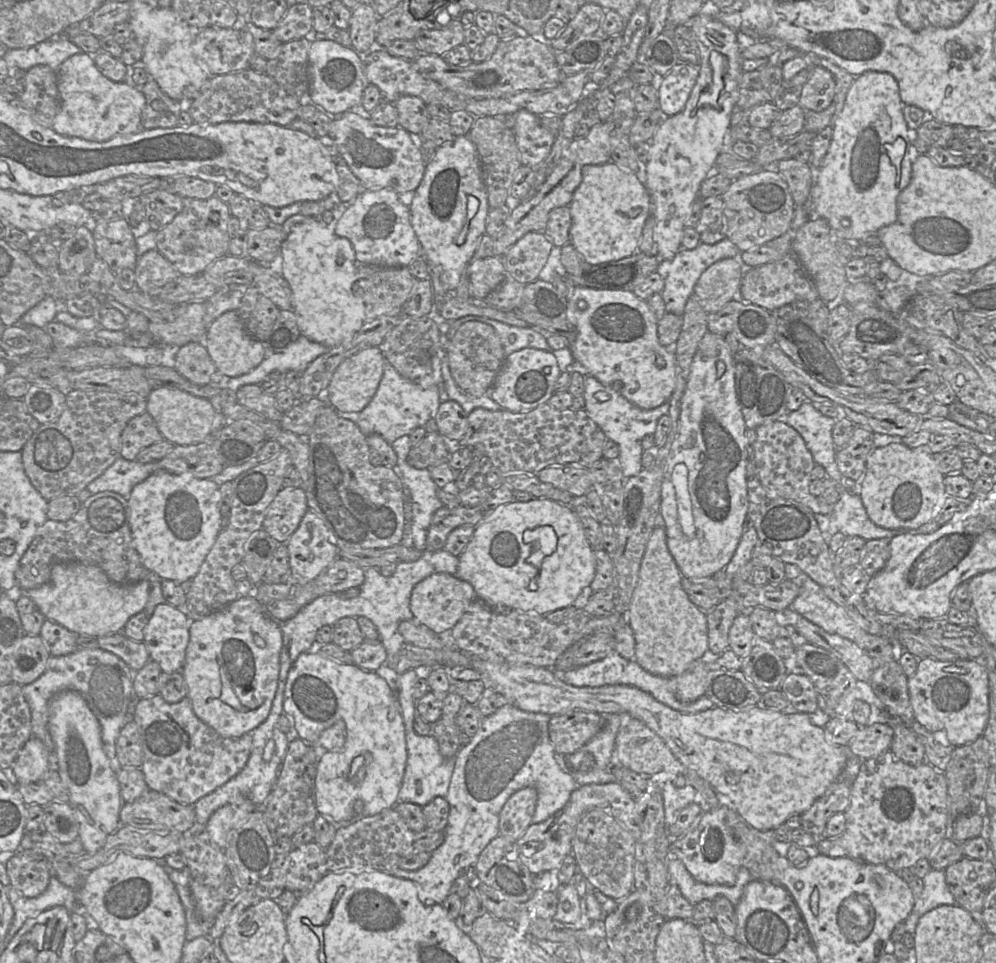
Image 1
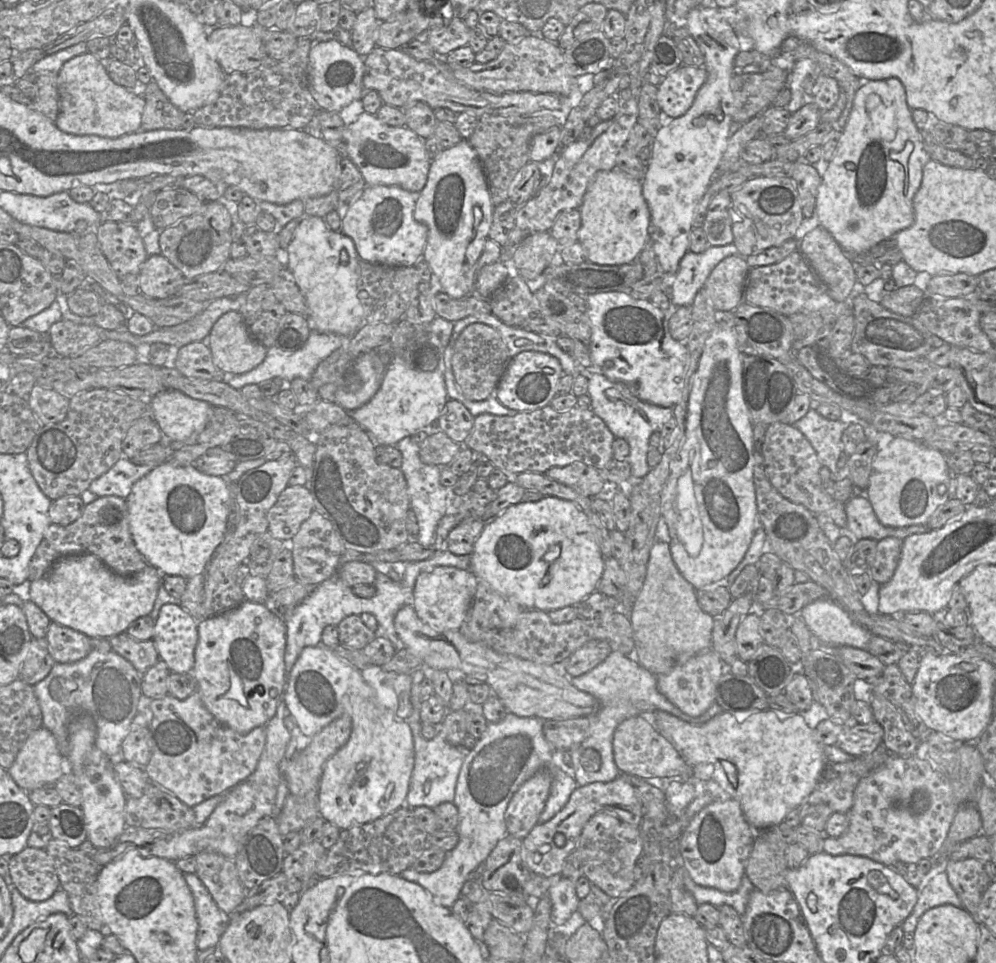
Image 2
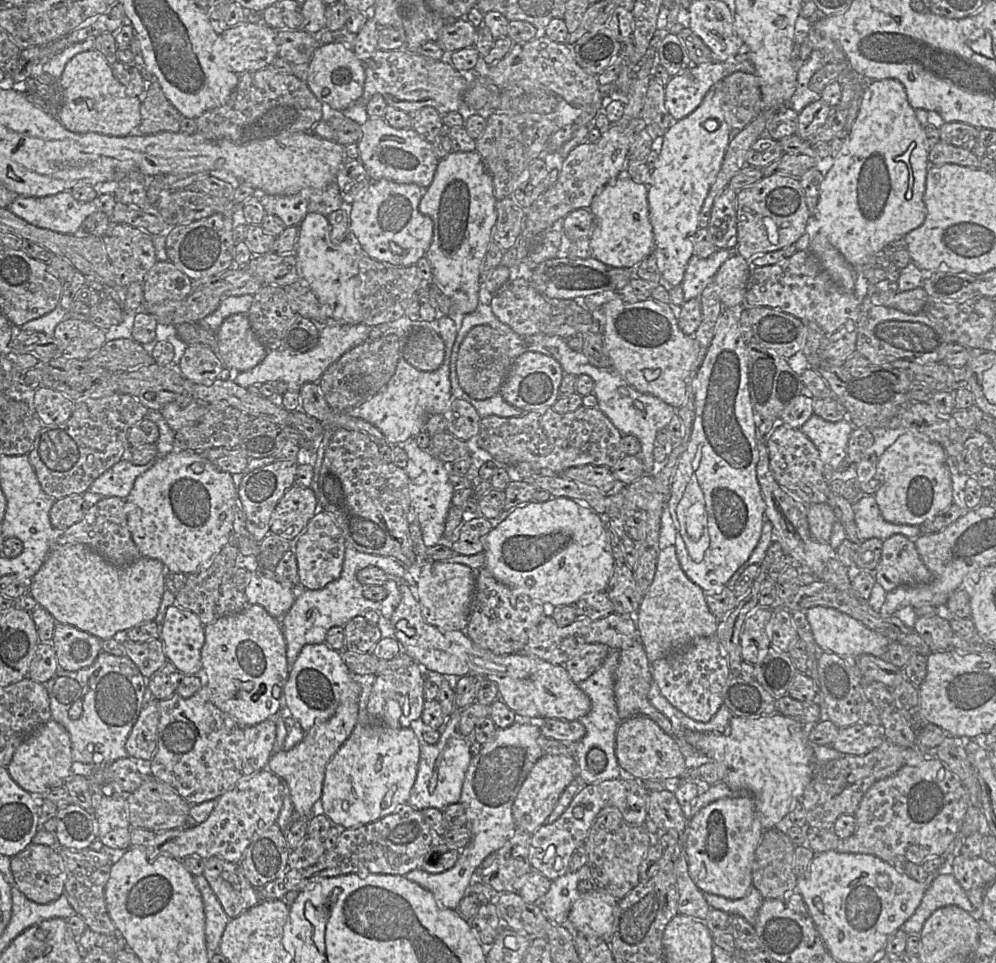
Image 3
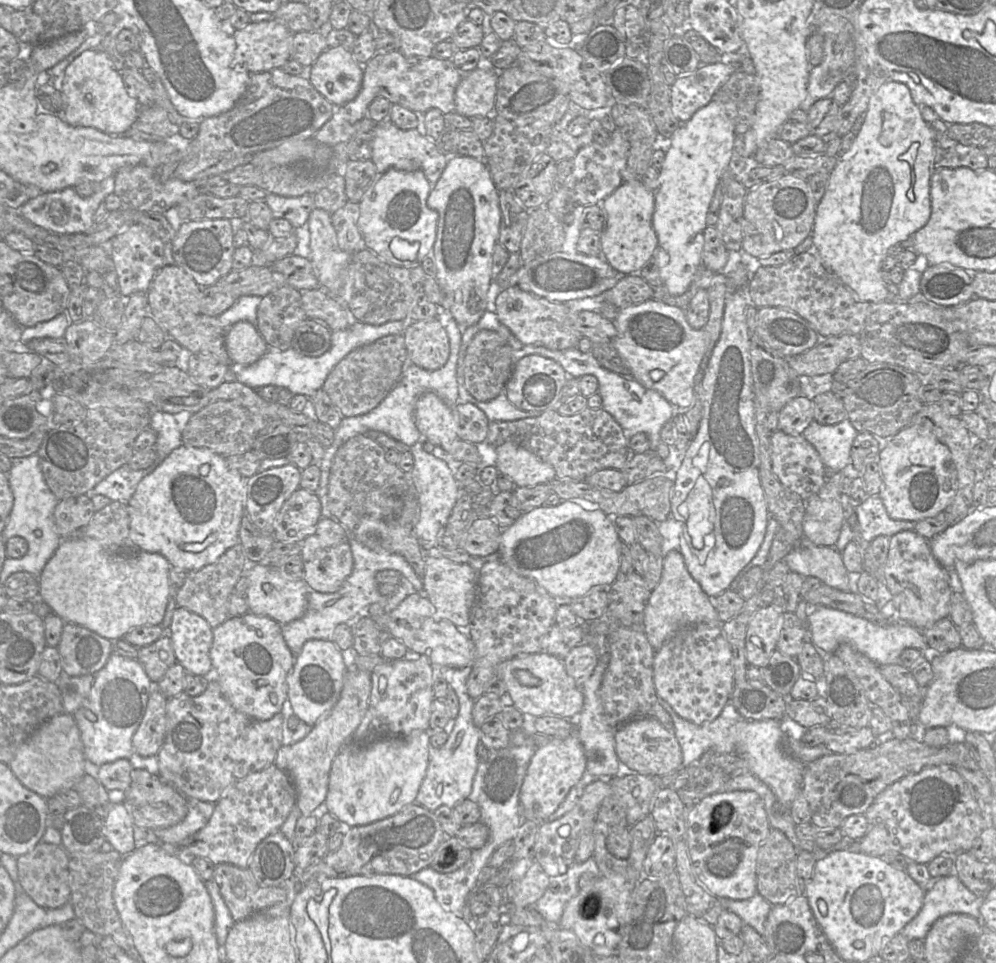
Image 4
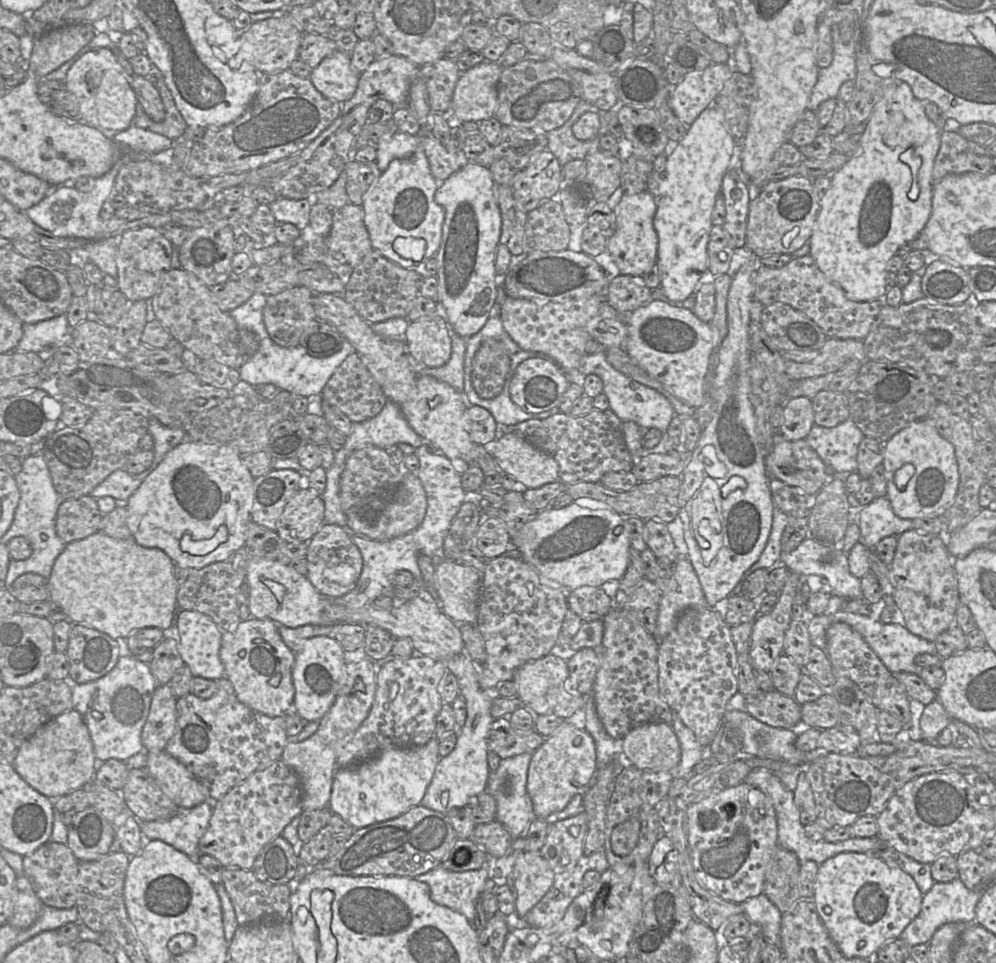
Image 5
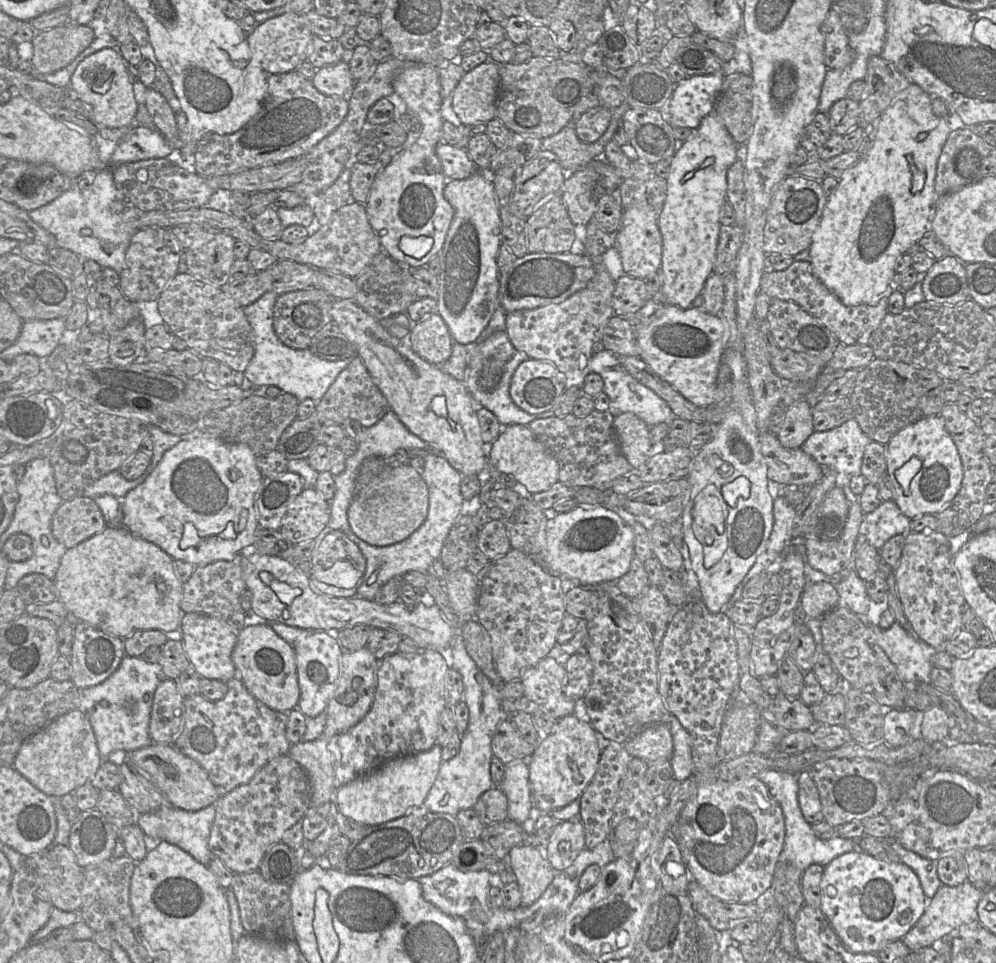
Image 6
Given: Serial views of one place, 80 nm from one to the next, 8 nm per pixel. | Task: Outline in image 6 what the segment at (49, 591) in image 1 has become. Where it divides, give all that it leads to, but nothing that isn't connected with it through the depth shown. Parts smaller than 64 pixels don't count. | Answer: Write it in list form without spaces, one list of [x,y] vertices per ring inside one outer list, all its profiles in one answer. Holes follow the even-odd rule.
[[[121,525],[108,526],[102,532],[67,549],[61,558],[59,568],[54,578],[54,584],[57,589],[57,600],[63,603],[70,615],[75,616],[79,622],[87,623],[92,627],[121,639],[129,637],[136,631],[160,630],[163,633],[175,631],[181,626],[181,621],[185,614],[180,607],[183,596],[183,583],[176,575],[174,560],[157,545],[140,538]]]

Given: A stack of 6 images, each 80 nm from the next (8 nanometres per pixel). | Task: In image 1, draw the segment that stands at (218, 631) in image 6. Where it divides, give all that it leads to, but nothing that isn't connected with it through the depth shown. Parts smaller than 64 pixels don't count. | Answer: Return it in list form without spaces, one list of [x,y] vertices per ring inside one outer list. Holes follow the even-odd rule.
[[[167,603],[157,605],[144,628],[144,640],[150,660],[157,662],[163,673],[174,673],[182,669],[189,643],[190,619],[180,609]]]

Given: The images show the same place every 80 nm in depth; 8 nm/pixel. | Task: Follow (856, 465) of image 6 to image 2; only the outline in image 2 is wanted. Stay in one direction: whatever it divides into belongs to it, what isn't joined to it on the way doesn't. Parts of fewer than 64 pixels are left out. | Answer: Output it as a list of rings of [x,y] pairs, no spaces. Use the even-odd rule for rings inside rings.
[[[810,409],[793,426],[810,442],[820,464],[827,467],[832,474],[836,474],[839,472],[837,463],[844,454],[842,434],[850,423],[849,417],[831,421],[821,416],[815,409]]]

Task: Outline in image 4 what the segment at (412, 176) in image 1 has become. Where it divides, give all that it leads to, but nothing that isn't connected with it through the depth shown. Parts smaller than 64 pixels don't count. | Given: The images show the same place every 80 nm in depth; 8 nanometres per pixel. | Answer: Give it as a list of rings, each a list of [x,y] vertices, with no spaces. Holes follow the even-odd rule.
[[[389,120],[377,124],[370,147],[372,151],[370,160],[374,163],[378,175],[383,174],[390,168],[401,171],[421,170],[432,187],[439,180],[450,157],[440,152],[435,142],[422,135],[418,130],[399,129]]]

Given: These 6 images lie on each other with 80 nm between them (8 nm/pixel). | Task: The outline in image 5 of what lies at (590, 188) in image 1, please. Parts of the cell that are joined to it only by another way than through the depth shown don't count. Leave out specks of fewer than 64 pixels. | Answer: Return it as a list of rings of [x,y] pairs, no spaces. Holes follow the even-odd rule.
[[[647,191],[632,195],[619,193],[615,201],[610,203],[616,217],[616,229],[614,234],[607,239],[607,251],[620,274],[643,276],[657,263],[658,236],[653,226],[657,208],[656,198]]]

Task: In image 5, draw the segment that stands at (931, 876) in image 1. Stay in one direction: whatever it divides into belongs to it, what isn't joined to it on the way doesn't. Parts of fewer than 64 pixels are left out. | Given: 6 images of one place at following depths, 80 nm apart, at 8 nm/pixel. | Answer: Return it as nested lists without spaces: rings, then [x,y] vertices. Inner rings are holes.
[[[959,877],[949,882],[934,882],[930,890],[923,894],[919,914],[907,925],[900,937],[912,947],[928,944],[936,930],[946,923],[976,923],[976,907],[980,896],[967,888]]]

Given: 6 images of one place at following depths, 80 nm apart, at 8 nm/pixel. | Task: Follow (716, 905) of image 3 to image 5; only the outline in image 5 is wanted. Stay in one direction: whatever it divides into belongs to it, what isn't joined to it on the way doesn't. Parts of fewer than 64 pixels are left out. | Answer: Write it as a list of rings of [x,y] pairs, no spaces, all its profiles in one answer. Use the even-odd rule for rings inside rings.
[[[764,894],[747,899],[741,907],[751,924],[760,928],[764,942],[780,946],[782,913],[779,909]]]

